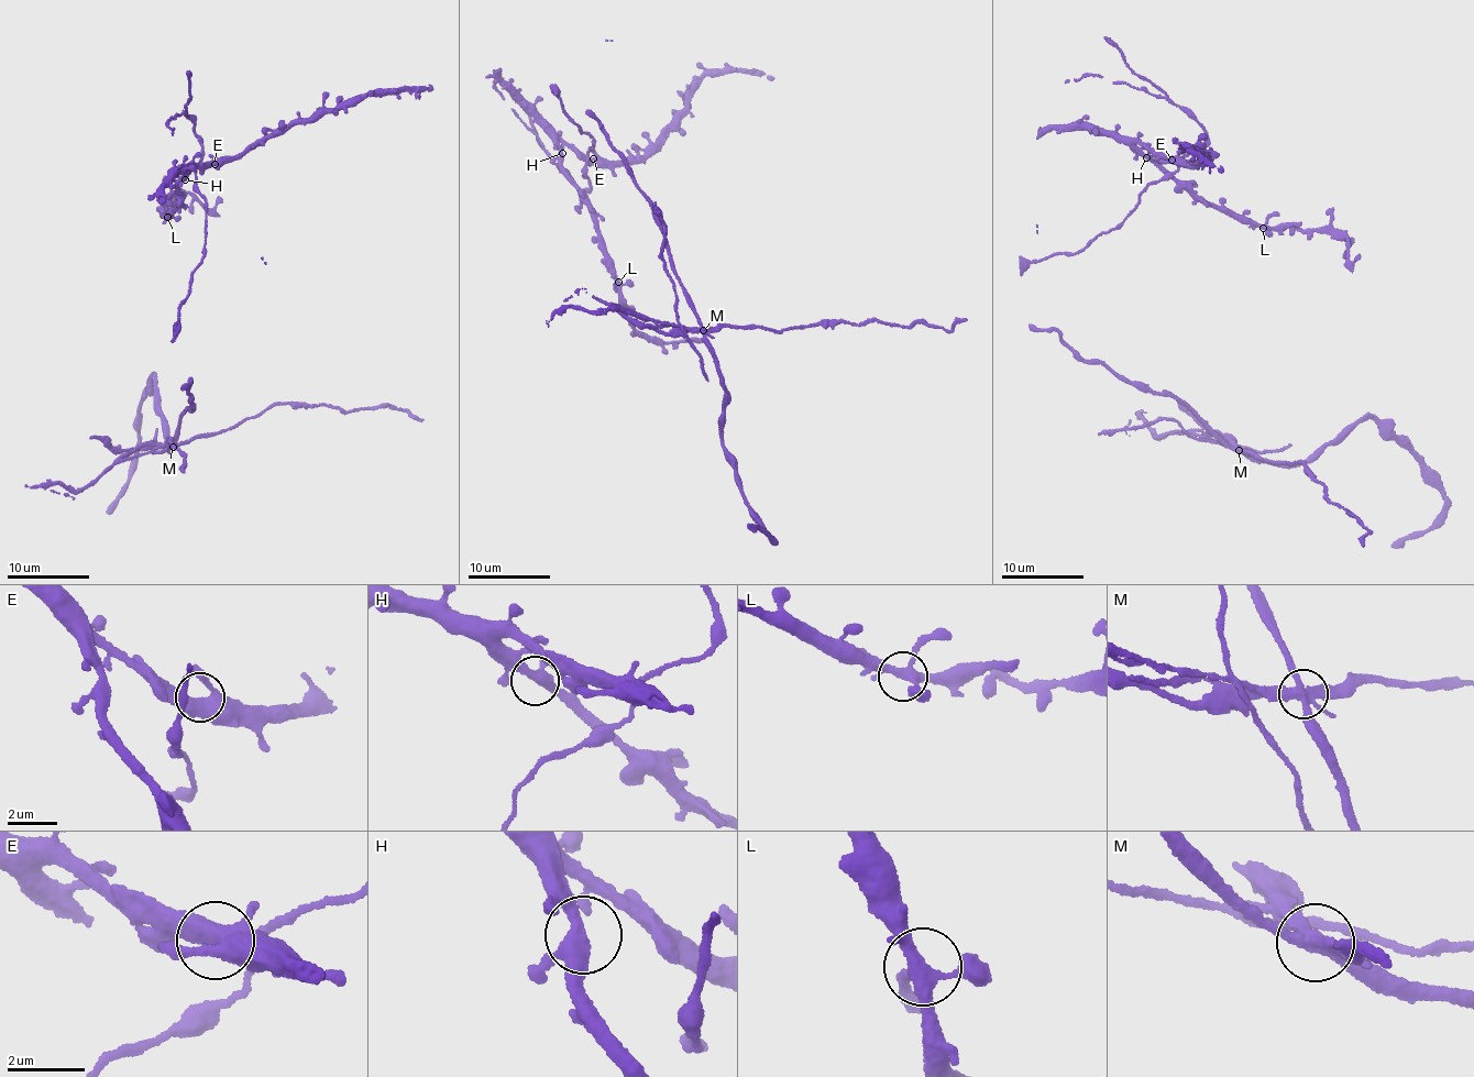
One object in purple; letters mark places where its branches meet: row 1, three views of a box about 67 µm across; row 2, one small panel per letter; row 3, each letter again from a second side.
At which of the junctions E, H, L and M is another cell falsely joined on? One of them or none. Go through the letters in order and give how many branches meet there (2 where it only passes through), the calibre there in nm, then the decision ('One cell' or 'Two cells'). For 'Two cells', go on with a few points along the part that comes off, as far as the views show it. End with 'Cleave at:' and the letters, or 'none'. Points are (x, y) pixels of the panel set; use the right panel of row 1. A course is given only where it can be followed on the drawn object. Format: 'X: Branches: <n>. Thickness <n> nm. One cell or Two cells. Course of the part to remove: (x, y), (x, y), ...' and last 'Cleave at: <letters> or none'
E: Branches: 4. Thickness 480 nm. One cell
H: Branches: 3. Thickness 360 nm. One cell
L: Branches: 5. Thickness 320 nm. One cell
M: Branches: 5. Thickness 360 nm. Two cells. Course of the part to remove: (1239, 450), (1264, 461), (1286, 461), (1290, 465), (1300, 461), (1309, 469), (1331, 502), (1370, 530), (1363, 547)
Cleave at: M

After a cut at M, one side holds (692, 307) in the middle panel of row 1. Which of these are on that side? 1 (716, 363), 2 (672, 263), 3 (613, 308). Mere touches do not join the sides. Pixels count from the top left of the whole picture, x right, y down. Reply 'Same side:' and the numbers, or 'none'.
Same side: 1, 2

